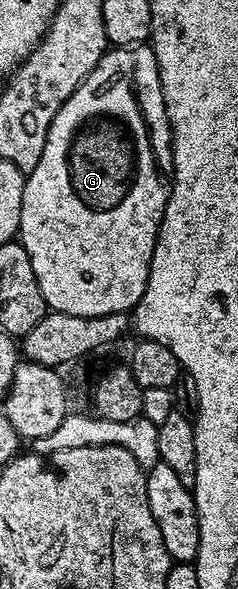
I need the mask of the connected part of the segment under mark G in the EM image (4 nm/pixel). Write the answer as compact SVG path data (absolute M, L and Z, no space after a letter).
M147 43L134 44L131 46L112 46L104 53L102 59L98 62L98 66L94 66L94 70L90 70L90 74L78 86L78 90L74 90L74 94L70 94L70 98L66 98L66 102L62 106L62 110L58 110L58 114L54 114L54 122L50 122L50 134L46 134L46 146L42 146L42 158L38 158L38 166L34 166L34 170L27 173L24 189L22 190L22 218L20 219L20 231L18 233L19 243L24 245L26 254L30 254L30 266L34 266L34 278L38 278L38 290L42 290L42 298L47 302L49 309L54 312L65 312L66 314L74 314L75 316L105 316L106 314L114 314L115 312L131 313L135 309L137 302L142 298L142 294L146 290L146 282L150 274L150 262L154 254L154 246L158 238L158 230L160 223L164 217L166 210L166 202L172 193L172 127L168 124L168 115L166 114L166 105L162 98L162 82L158 74L158 62L156 56L152 53L151 47Z

